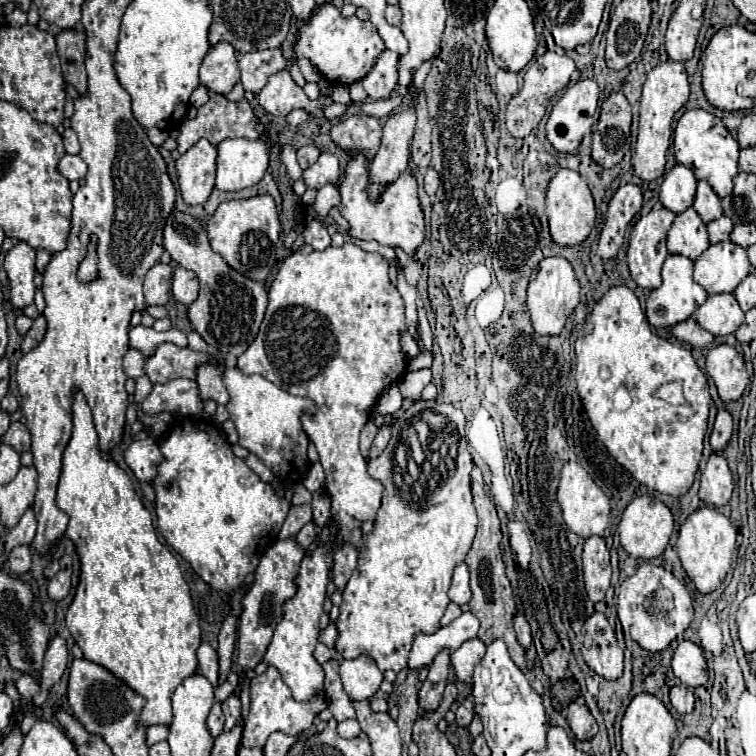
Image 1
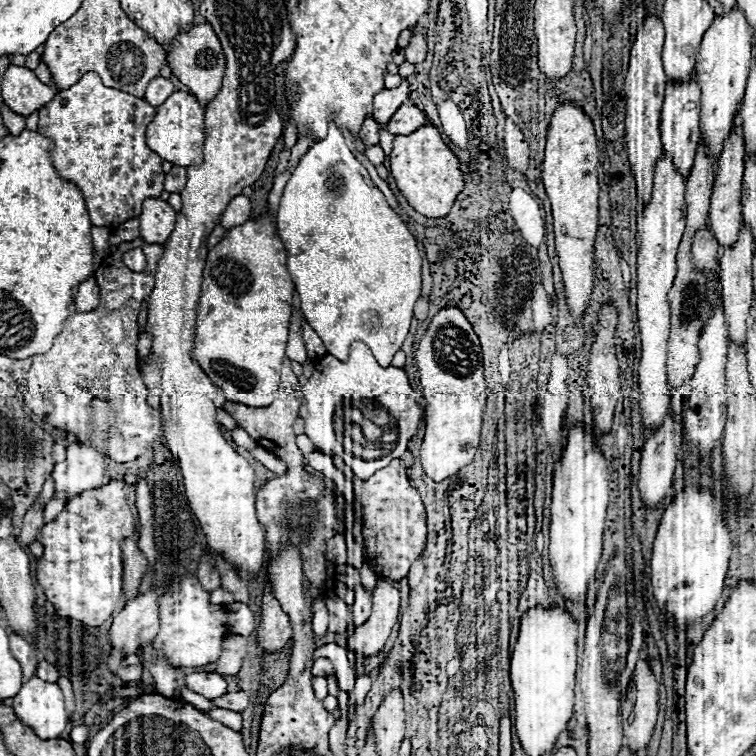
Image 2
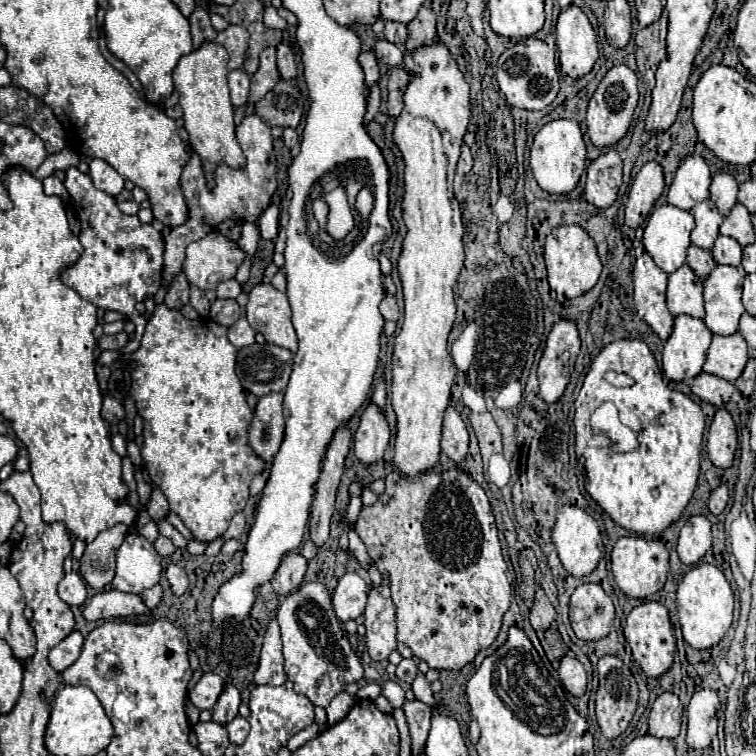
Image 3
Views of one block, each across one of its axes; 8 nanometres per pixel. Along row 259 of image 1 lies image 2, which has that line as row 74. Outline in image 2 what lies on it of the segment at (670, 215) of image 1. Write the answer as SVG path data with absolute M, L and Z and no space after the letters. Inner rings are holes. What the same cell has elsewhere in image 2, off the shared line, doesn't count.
M646 16L642 26L636 32L634 46L630 50L630 68L624 80L626 90L626 148L628 160L634 170L634 178L638 184L640 202L646 204L652 192L652 174L658 156L662 154L660 142L660 110L664 102L664 86L666 74L662 66L662 44L664 44L664 22L658 16Z

